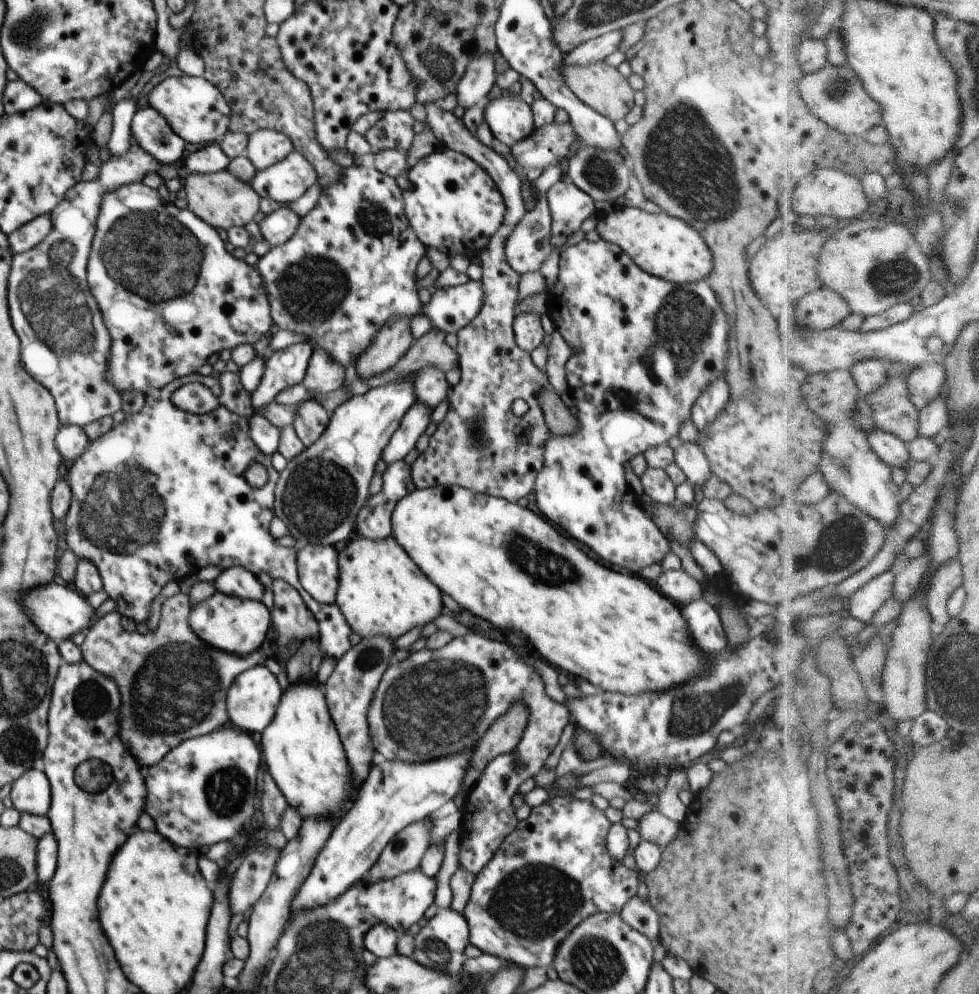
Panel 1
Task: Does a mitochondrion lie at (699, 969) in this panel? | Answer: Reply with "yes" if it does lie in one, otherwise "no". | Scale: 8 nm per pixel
no

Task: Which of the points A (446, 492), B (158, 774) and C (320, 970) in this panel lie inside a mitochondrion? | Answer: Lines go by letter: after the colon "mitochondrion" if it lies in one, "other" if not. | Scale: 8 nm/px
A: other
B: other
C: mitochondrion

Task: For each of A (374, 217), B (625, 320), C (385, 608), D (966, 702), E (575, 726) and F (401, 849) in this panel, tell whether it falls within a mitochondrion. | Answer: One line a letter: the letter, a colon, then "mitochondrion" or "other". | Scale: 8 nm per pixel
A: mitochondrion
B: other
C: other
D: mitochondrion
E: other
F: mitochondrion

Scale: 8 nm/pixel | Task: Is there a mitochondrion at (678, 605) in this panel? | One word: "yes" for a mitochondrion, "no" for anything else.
no

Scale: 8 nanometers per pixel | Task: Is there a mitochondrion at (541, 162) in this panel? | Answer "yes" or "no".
no

